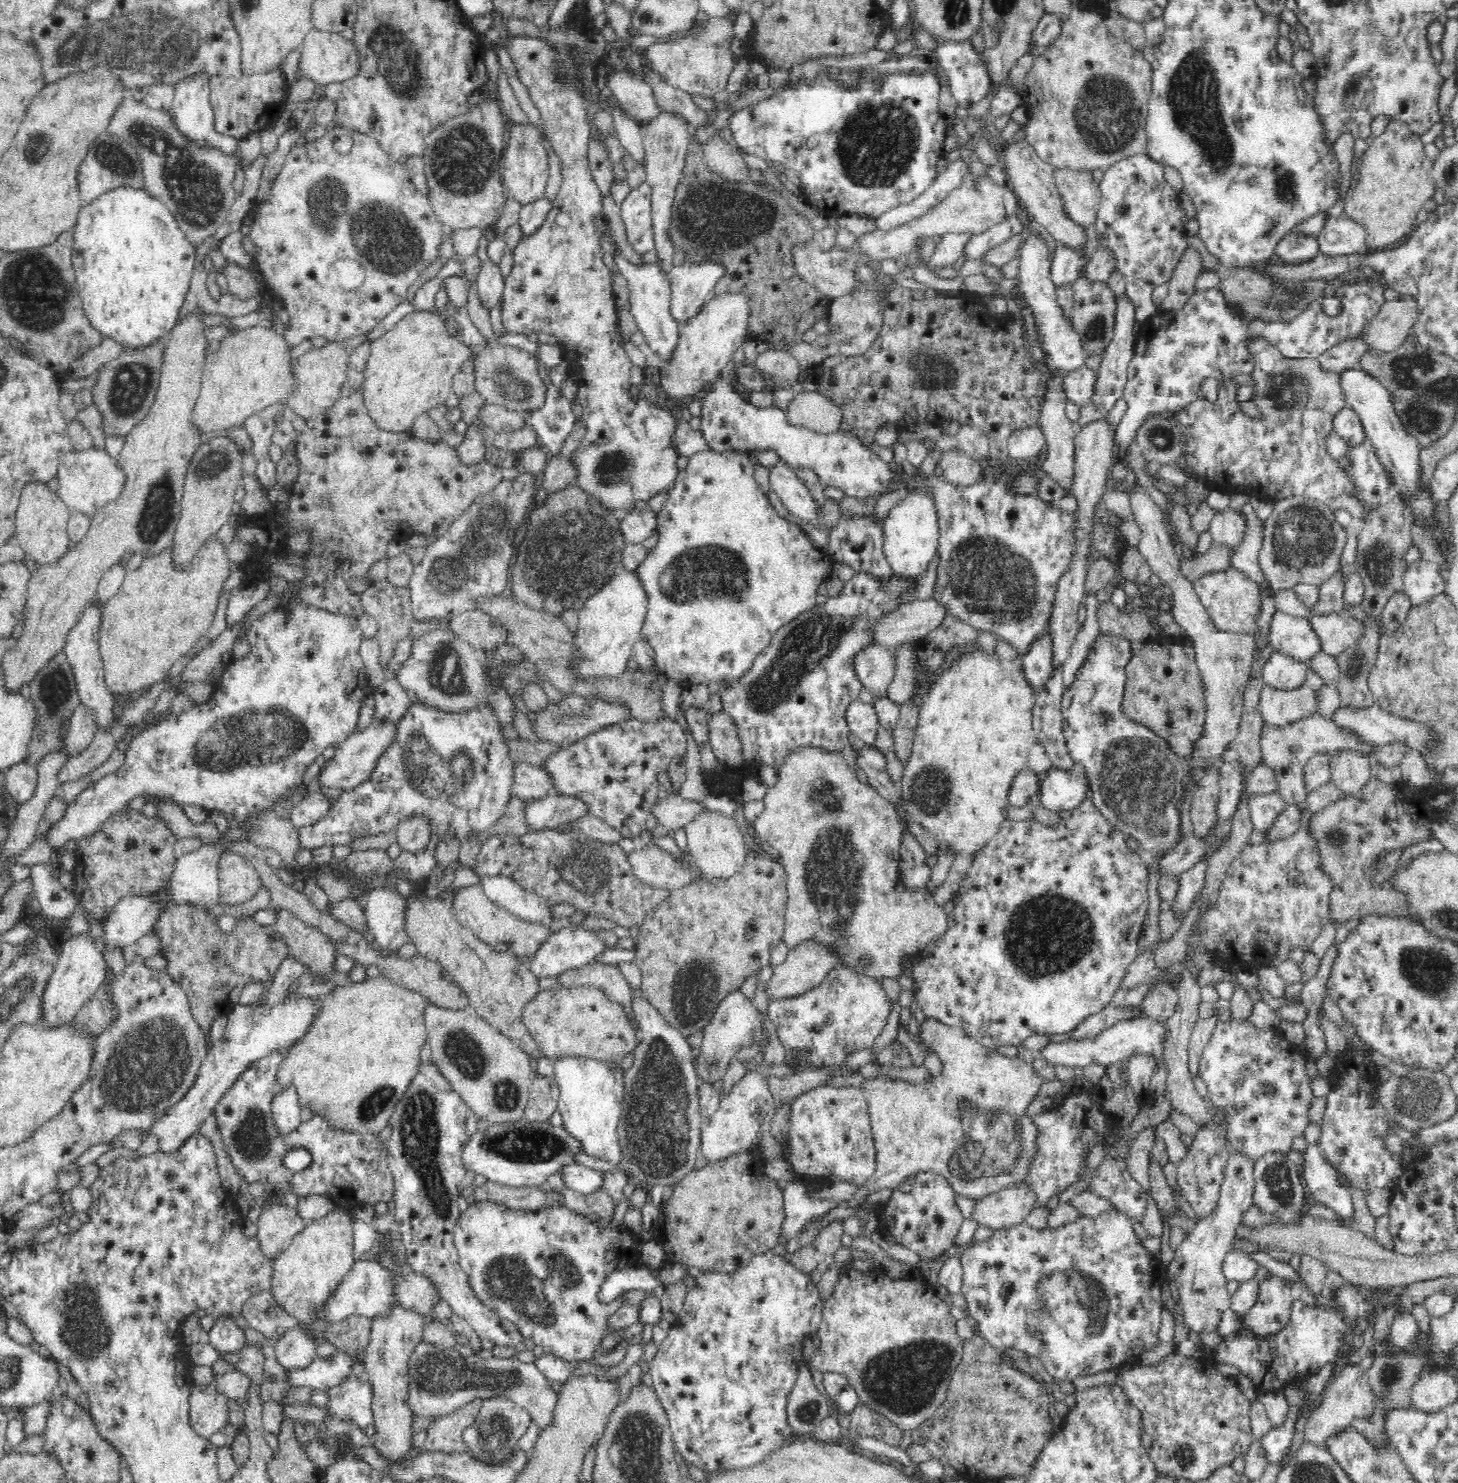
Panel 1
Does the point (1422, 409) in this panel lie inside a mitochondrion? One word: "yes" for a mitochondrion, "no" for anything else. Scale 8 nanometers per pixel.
yes

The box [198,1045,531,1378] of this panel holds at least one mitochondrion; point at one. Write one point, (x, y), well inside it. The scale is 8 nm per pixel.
(419, 1130)

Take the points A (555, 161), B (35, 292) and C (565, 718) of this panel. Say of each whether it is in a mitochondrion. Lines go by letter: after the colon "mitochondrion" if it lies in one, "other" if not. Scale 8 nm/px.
A: other
B: mitochondrion
C: mitochondrion

